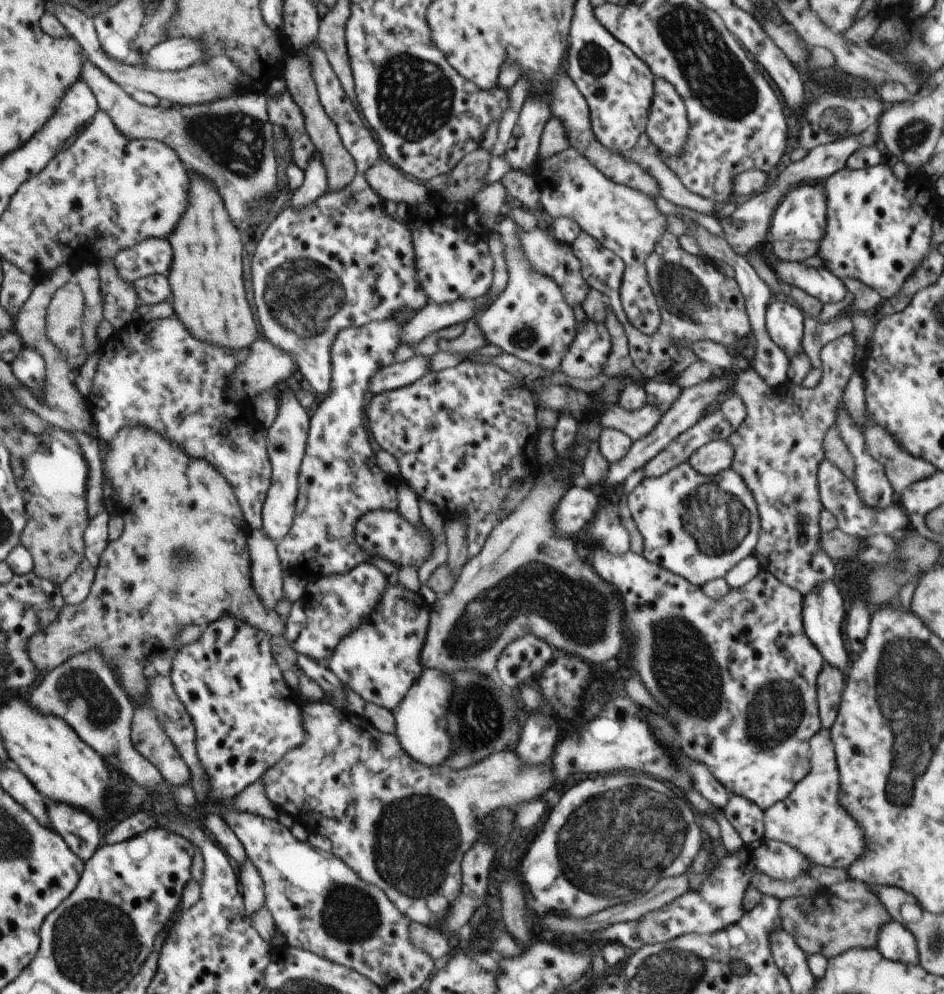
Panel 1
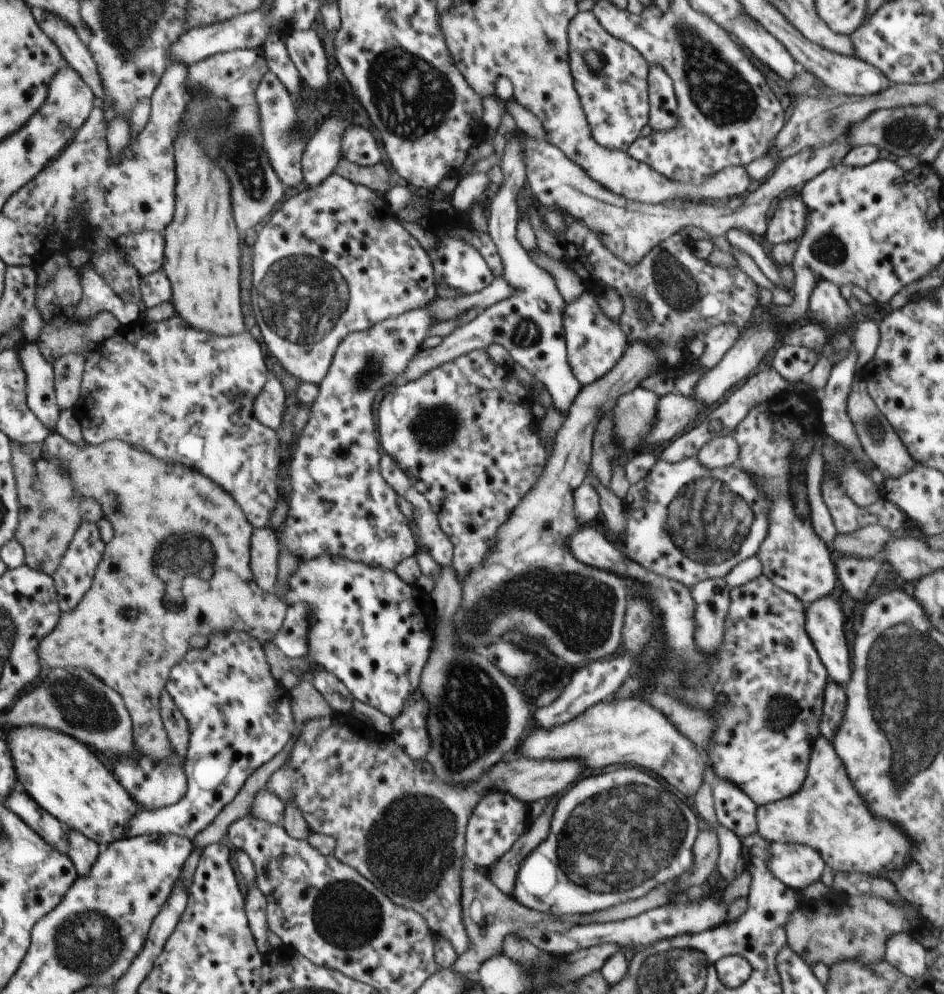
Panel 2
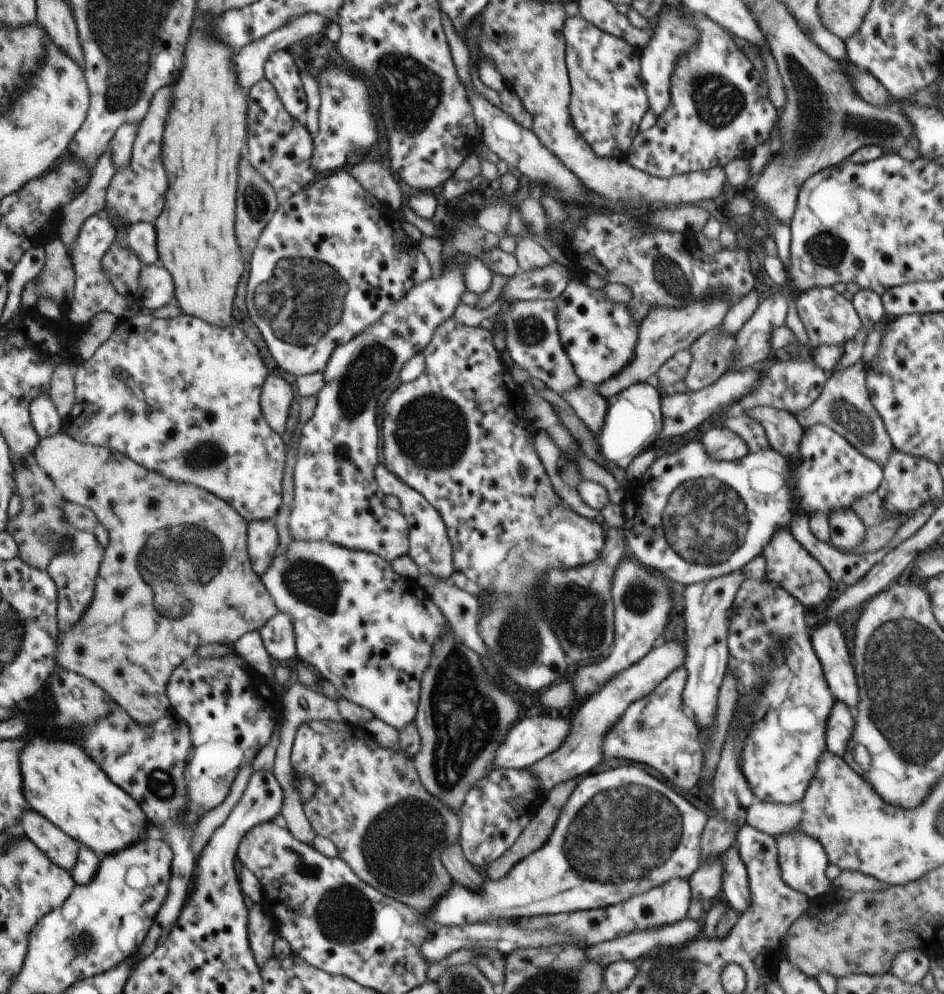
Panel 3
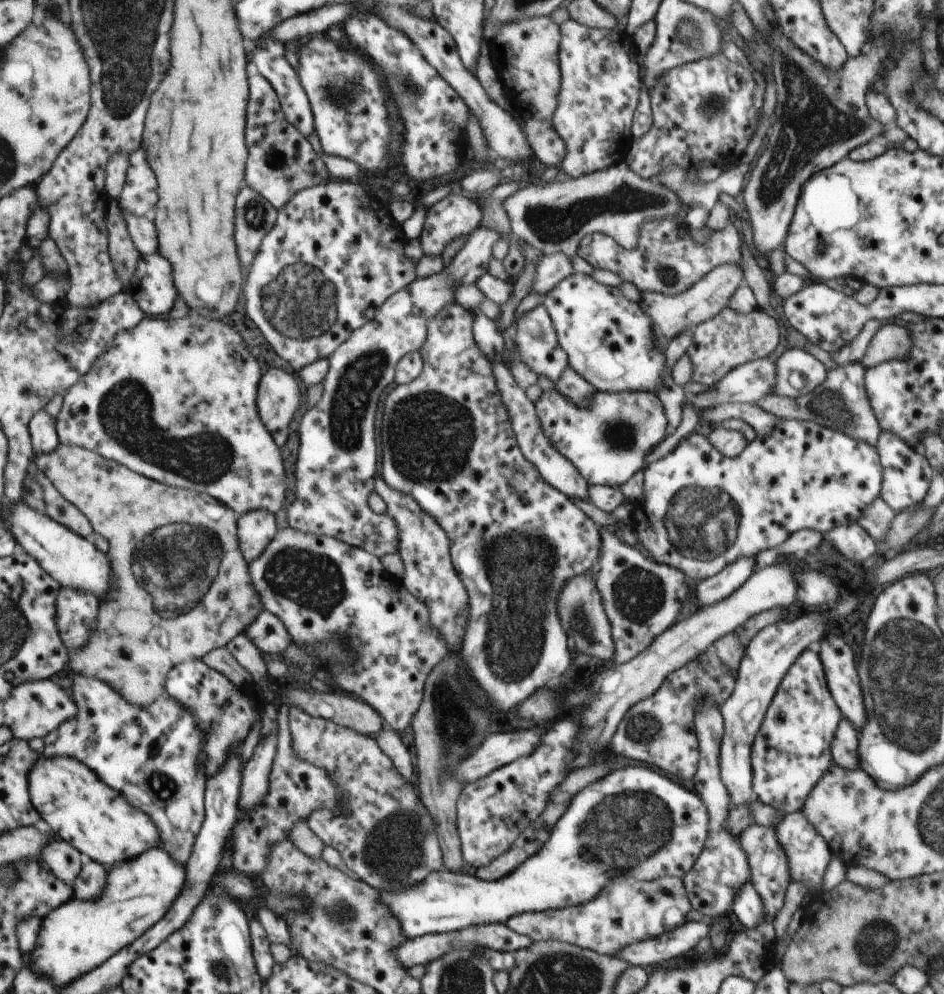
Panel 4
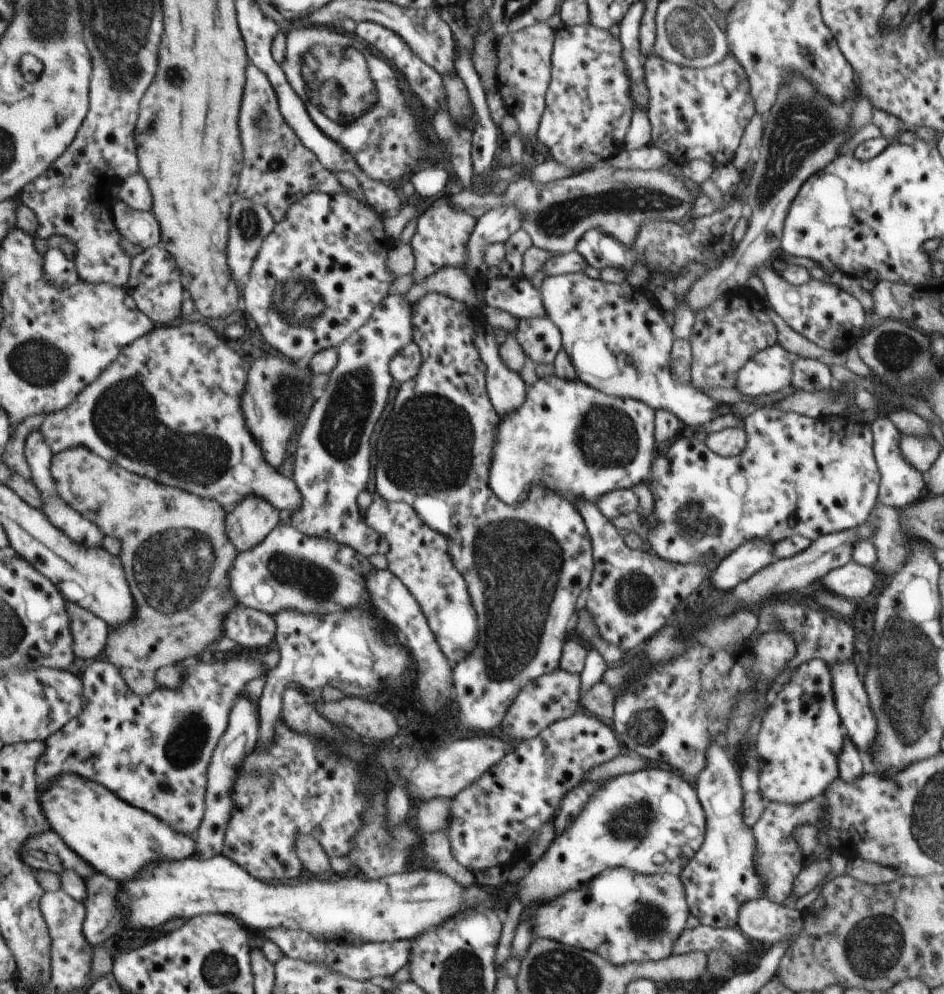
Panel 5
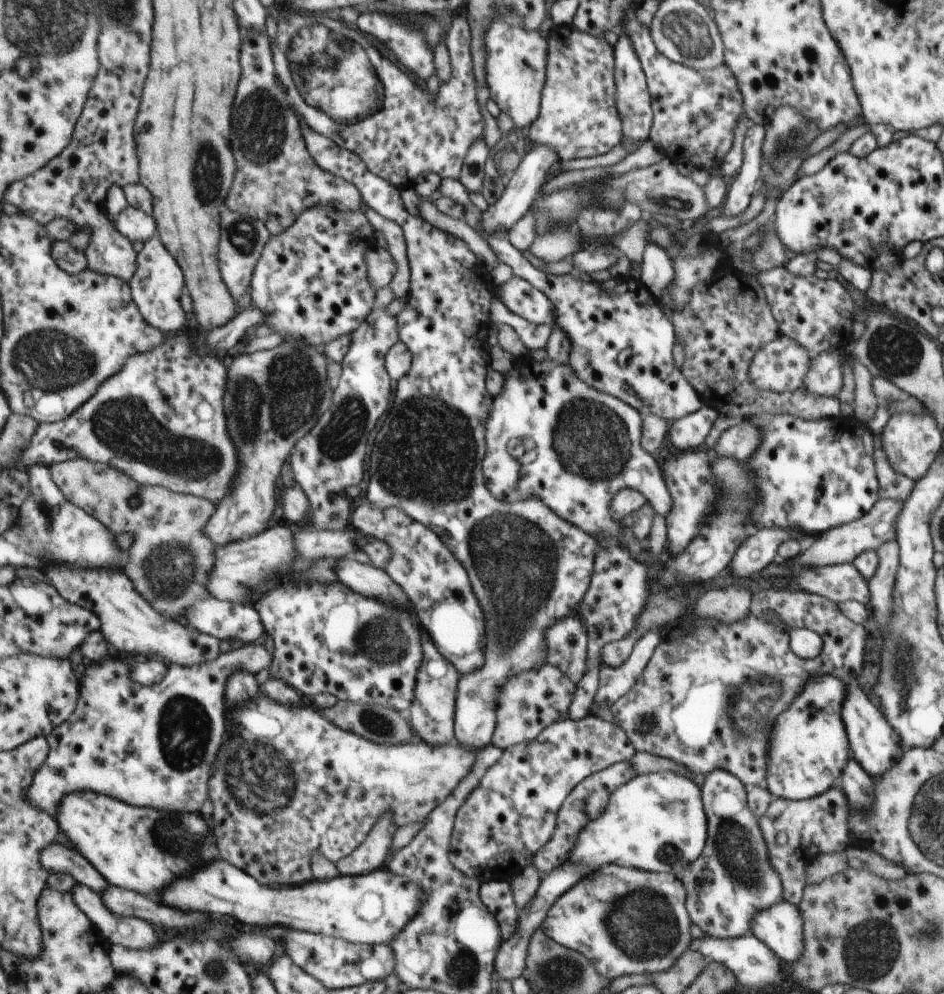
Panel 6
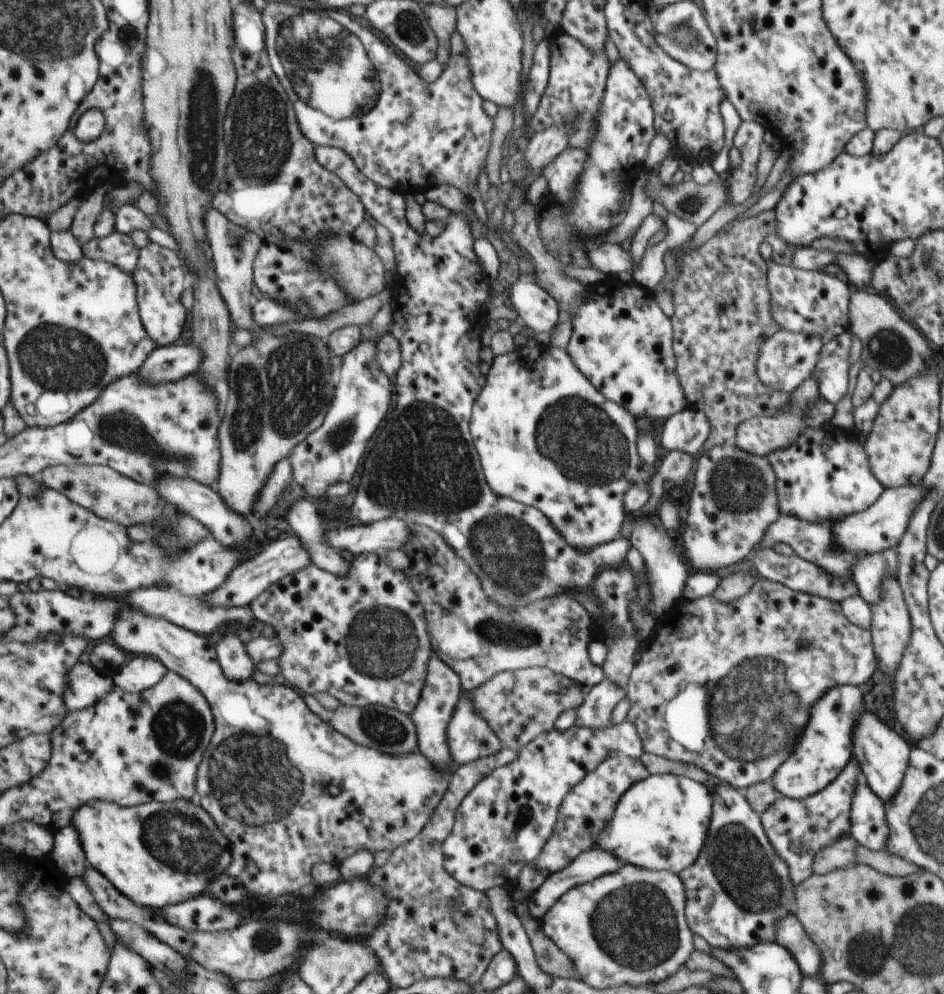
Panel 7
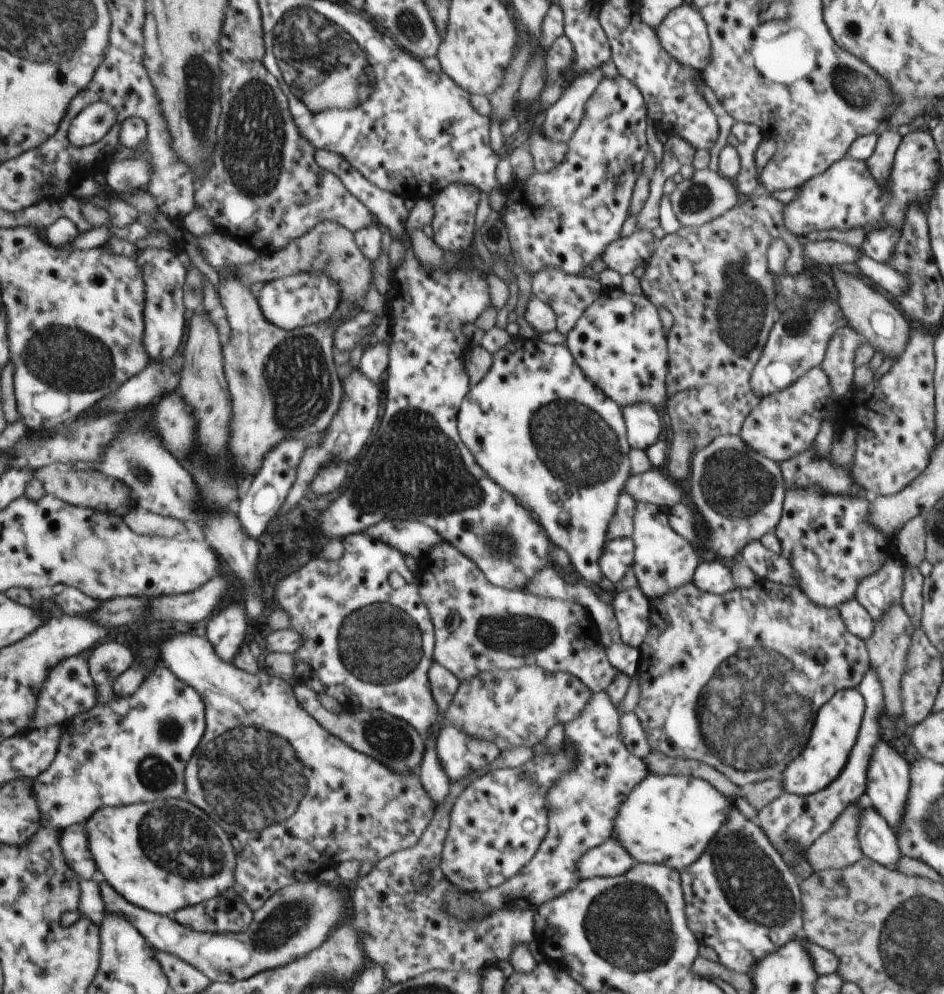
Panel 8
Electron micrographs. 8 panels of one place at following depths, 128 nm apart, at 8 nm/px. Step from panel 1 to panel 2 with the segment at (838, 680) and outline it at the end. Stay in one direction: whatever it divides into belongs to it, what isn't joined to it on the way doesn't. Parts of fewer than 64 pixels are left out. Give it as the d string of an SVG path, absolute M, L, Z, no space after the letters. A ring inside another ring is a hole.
M830 681L825 690L825 706L824 717L821 722L822 736L826 740L832 740L834 734L838 732L842 720L844 720L844 712L846 712L846 694L845 688Z

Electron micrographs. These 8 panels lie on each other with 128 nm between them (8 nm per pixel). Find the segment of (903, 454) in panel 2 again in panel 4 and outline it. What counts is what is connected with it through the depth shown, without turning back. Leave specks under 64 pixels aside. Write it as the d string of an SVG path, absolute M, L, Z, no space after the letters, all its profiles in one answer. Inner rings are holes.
M861 361L846 363L846 366L840 365L830 370L824 382L812 392L794 398L770 394L764 396L758 404L780 419L816 422L820 426L843 432L854 440L876 446L881 426L865 389L865 369Z

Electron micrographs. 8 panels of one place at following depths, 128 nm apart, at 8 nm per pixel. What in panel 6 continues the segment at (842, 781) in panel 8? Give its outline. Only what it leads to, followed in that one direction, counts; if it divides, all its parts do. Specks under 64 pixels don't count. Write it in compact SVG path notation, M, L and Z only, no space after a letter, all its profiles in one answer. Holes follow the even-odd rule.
M840 782L824 794L793 801L774 798L766 812L757 818L762 838L774 870L782 881L782 900L799 905L804 897L806 867L815 863L816 857L844 853L850 845L849 799Z

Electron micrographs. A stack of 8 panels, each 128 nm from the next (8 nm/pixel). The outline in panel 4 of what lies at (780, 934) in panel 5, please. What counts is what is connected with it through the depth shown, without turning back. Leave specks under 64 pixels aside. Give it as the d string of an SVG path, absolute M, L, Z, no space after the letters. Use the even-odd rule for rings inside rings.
M750 880L741 886L740 892L734 898L732 910L745 927L753 929L763 921L763 902Z

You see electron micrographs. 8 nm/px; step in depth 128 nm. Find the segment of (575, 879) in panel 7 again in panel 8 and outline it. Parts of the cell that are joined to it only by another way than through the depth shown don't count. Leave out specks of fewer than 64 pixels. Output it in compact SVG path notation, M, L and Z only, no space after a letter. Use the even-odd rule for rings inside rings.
M616 838L605 840L600 846L582 855L575 868L580 880L592 877L617 877L628 872L635 860L625 851Z

